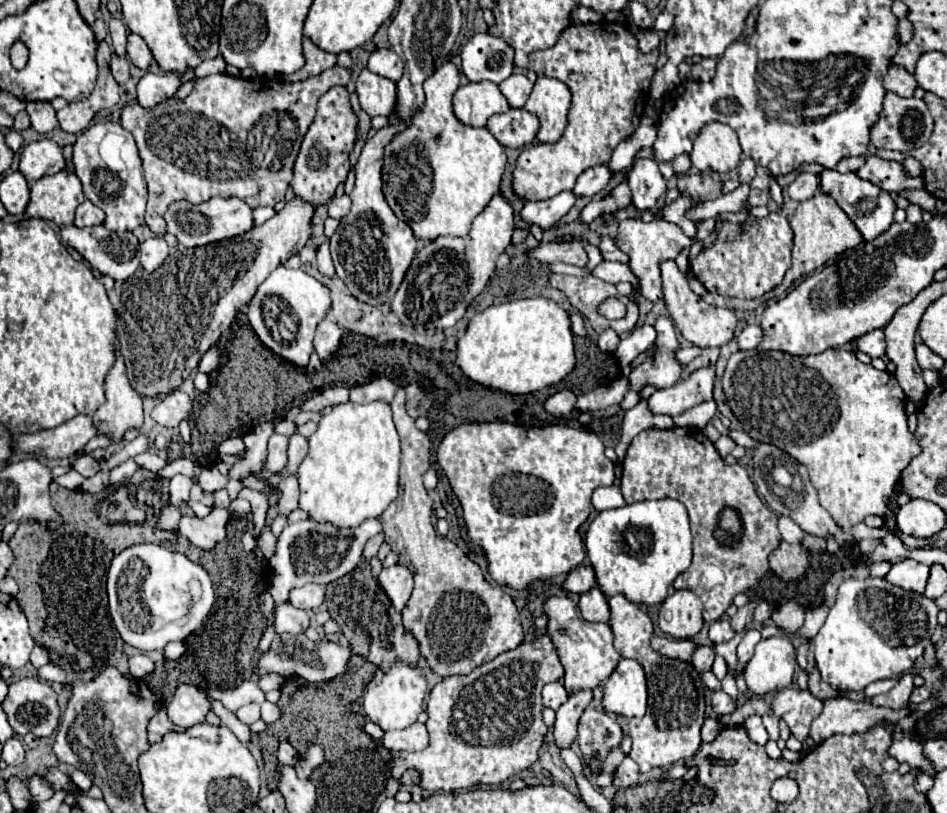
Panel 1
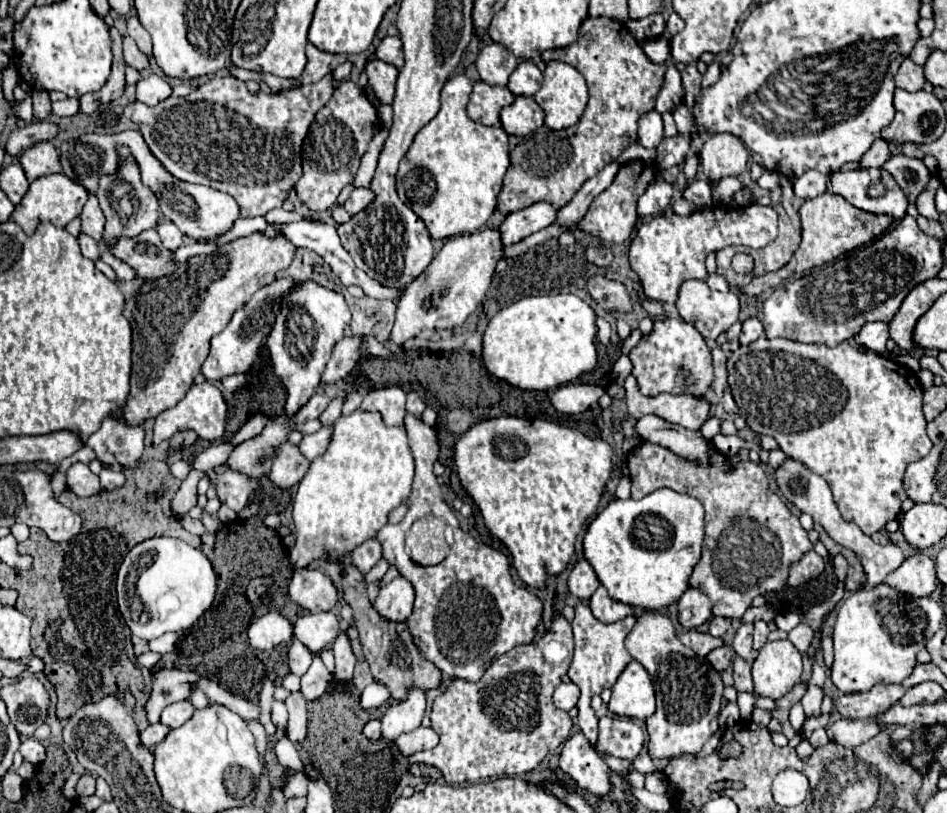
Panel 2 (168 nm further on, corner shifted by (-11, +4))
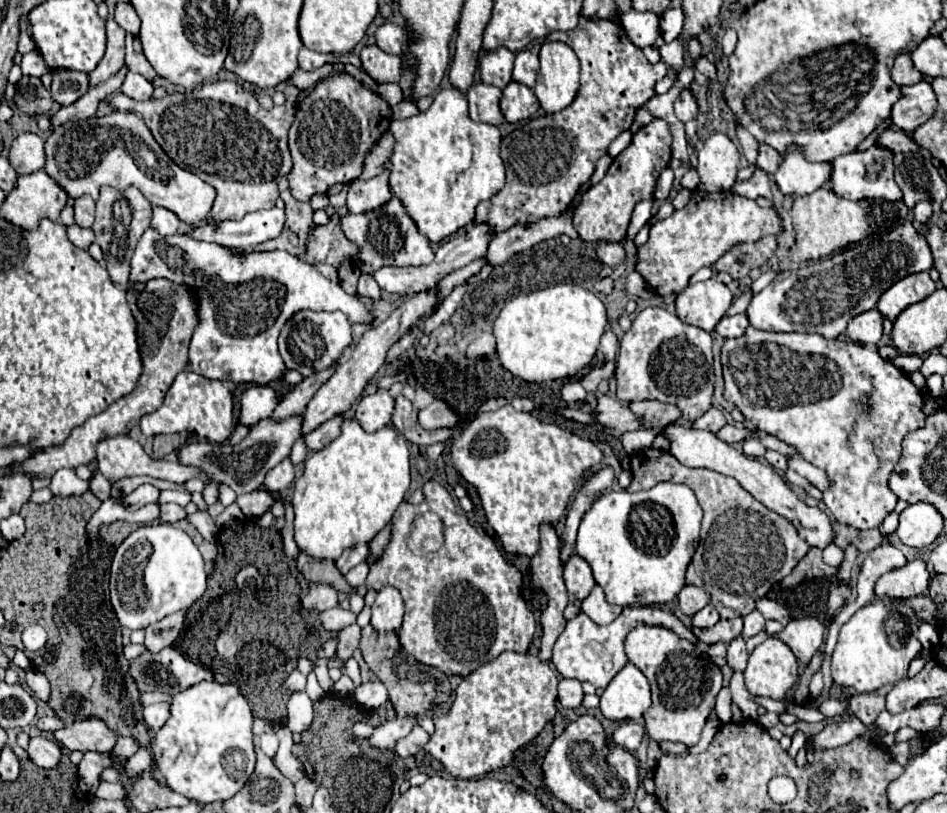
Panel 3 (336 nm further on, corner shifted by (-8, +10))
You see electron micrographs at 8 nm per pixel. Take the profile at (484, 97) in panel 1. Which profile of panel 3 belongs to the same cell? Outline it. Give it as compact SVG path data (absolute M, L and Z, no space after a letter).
M474 83L468 93L468 107L470 107L470 119L476 123L490 123L500 125L504 123L504 115L500 113L498 101L502 97L502 89L486 83Z

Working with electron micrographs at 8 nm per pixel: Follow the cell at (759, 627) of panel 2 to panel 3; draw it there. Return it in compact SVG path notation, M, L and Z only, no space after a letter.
M754 609L752 613L748 613L748 615L744 617L744 631L742 631L742 637L748 639L748 637L760 633L760 631L764 629L764 625L766 625L764 615L762 615L758 609Z

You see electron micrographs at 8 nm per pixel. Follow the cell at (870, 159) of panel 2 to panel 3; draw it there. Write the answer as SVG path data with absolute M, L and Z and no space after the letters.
M884 129L878 137L876 137L876 145L882 149L888 149L892 153L906 153L906 151L918 151L918 147L914 145L914 141L910 141L910 137L906 133L902 133L900 129Z

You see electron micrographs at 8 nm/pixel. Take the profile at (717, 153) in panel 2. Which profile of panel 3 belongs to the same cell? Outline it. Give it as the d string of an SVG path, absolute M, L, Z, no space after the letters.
M712 133L698 153L700 183L708 193L730 191L736 183L740 153L726 133Z

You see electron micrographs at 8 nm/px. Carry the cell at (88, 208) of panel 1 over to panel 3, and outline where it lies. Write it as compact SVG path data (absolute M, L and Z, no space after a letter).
M82 195L74 201L74 219L80 227L94 225L94 199L90 195Z

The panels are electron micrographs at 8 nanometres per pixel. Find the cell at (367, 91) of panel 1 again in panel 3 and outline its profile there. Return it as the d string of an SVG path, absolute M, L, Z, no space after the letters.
M370 45L362 49L360 61L362 61L364 71L376 83L398 83L400 81L402 59L398 55L384 53L382 49L378 49L378 45Z

